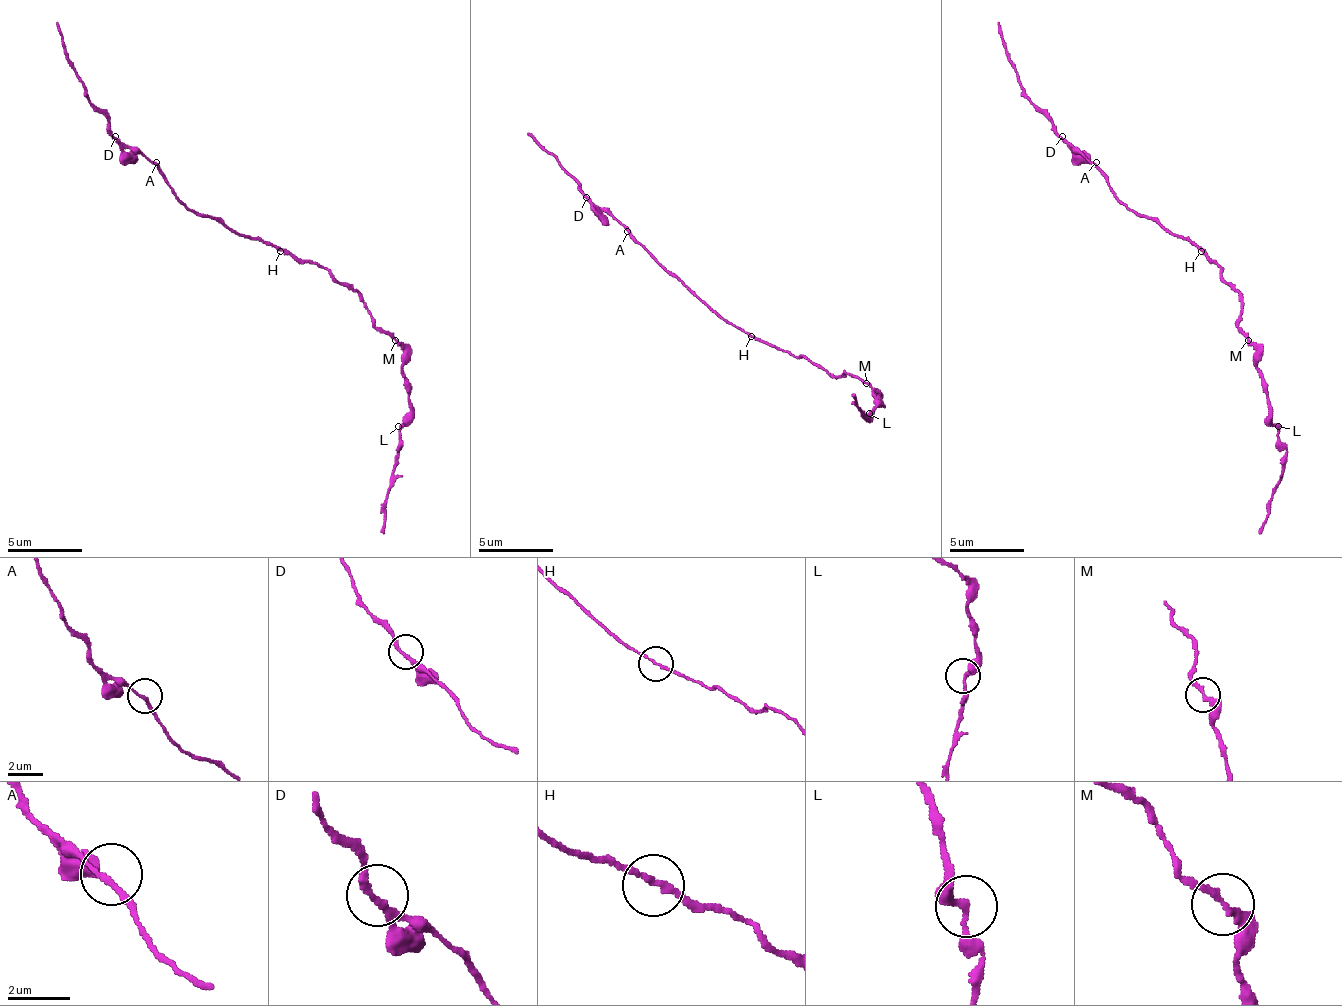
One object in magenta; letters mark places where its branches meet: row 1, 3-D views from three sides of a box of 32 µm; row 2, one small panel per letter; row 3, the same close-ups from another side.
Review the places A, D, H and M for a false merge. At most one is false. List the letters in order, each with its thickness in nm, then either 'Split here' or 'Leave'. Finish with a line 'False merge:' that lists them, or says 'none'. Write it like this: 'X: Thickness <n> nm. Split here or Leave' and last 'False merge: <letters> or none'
A: Thickness 170 nm. Leave
D: Thickness 200 nm. Leave
H: Thickness 160 nm. Leave
M: Thickness 170 nm. Leave
False merge: none

